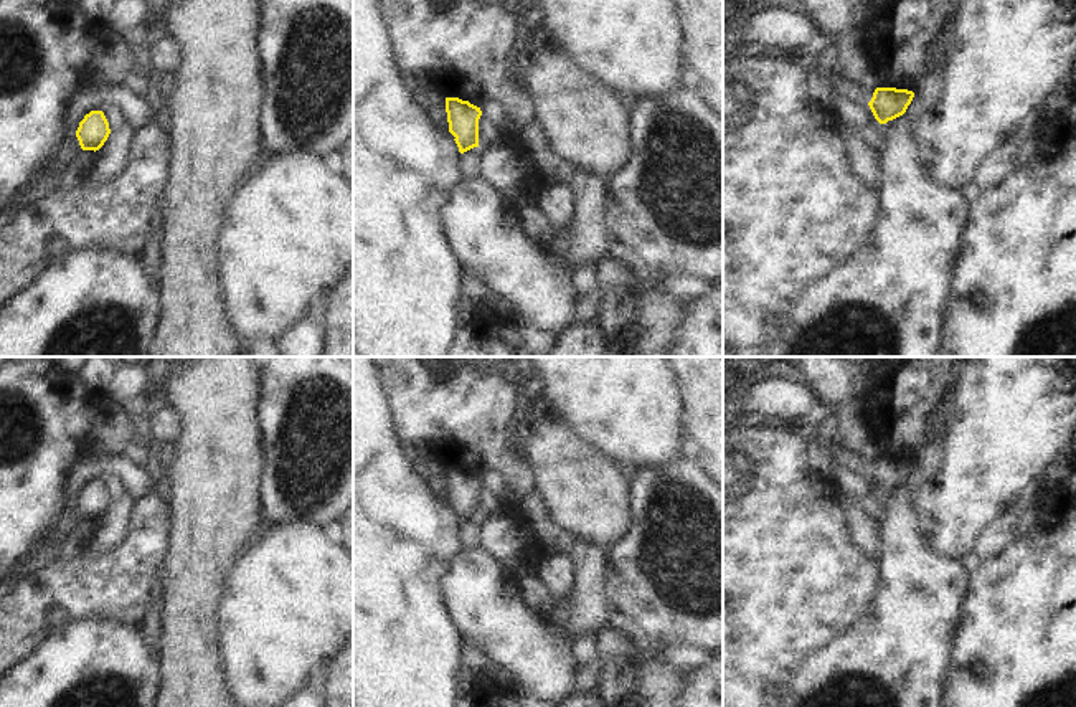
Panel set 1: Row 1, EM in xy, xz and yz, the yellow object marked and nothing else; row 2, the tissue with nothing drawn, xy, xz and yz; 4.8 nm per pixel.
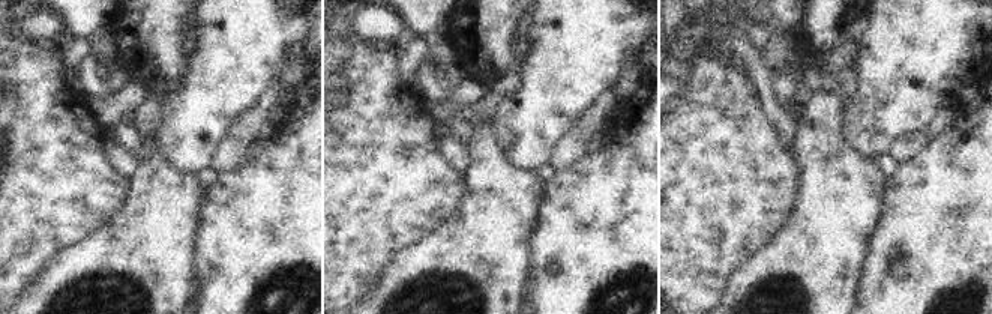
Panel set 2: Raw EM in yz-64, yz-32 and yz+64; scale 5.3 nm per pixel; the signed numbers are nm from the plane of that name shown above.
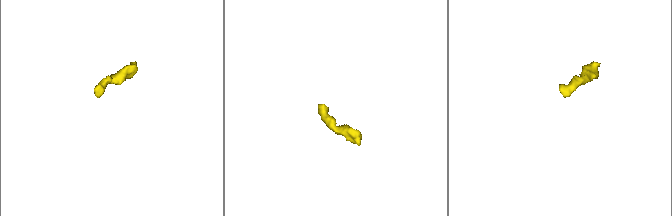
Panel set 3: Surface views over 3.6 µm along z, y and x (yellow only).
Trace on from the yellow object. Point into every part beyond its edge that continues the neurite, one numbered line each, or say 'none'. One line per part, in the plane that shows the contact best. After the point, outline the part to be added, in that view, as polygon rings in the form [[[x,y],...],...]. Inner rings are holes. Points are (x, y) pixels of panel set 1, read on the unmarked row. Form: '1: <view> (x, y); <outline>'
none

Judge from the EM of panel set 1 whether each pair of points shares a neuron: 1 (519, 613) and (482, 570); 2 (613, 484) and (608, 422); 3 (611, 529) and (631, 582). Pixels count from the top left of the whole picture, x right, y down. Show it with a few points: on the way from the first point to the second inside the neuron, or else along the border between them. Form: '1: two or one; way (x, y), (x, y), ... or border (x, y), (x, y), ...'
1: one; way (507, 605), (484, 582)
2: two; border (578, 435), (629, 471)
3: two; border (634, 507), (634, 526), (608, 547)

